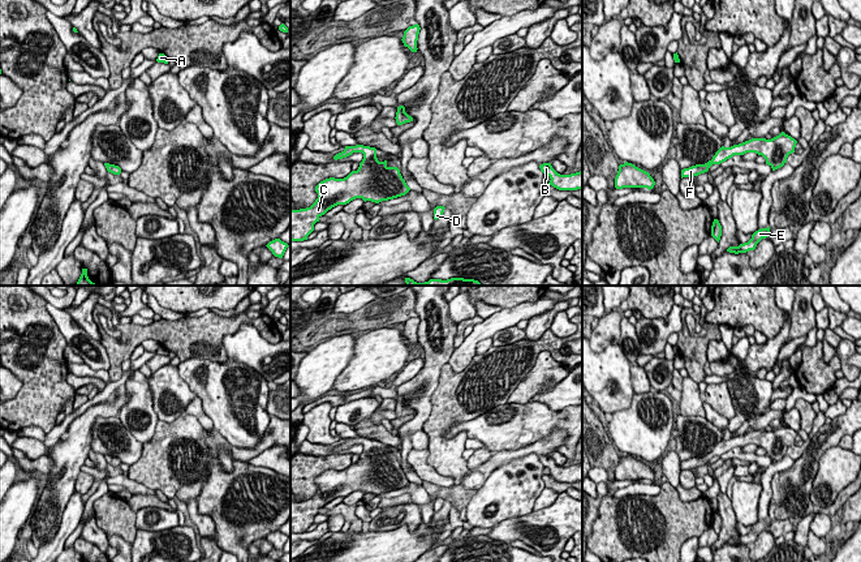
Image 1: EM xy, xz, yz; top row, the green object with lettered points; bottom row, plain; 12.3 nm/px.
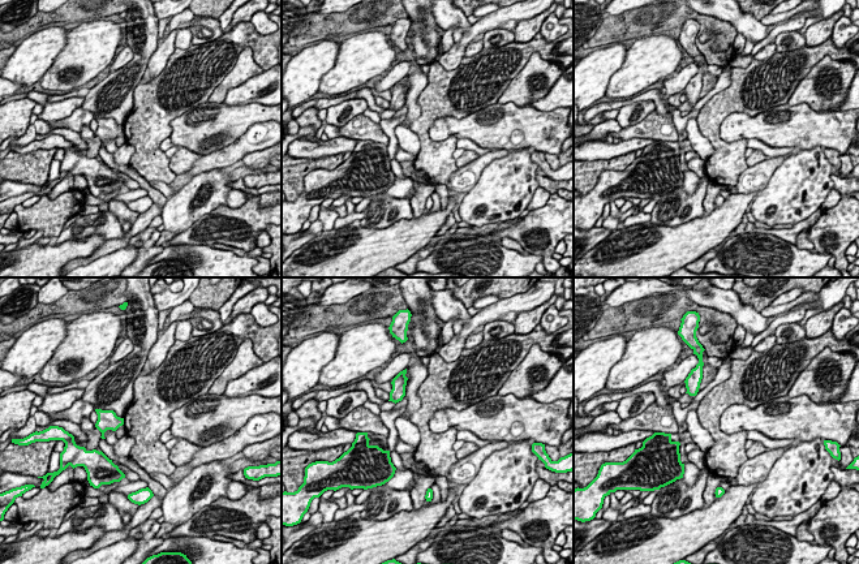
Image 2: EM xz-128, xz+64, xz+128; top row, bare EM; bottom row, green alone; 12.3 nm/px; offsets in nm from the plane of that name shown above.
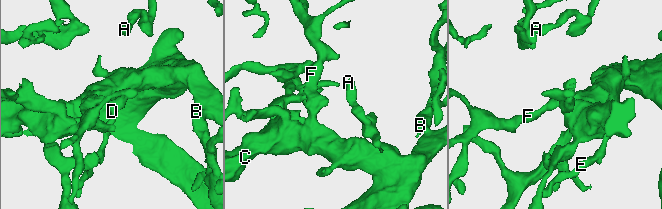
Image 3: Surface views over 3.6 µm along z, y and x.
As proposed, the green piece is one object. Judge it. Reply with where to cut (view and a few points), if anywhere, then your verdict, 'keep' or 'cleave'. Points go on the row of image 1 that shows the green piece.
cut none; keep

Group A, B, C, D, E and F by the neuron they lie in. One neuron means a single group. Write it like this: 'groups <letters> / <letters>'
groups A B C D E F

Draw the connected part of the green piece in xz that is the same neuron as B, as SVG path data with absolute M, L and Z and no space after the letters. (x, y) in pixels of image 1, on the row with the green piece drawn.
M543 163L539 168L551 179L548 184L559 190L582 189L582 171L571 175L560 175L552 168L551 163Z

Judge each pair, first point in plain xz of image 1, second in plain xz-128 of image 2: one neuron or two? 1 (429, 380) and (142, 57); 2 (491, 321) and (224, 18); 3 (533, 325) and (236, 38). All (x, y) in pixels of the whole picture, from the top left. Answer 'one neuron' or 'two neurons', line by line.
1: one neuron
2: two neurons
3: two neurons

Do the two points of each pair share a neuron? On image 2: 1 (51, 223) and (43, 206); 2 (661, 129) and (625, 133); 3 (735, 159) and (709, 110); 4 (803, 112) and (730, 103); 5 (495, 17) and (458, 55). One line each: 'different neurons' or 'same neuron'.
1: same neuron
2: same neuron
3: same neuron
4: different neurons
5: same neuron

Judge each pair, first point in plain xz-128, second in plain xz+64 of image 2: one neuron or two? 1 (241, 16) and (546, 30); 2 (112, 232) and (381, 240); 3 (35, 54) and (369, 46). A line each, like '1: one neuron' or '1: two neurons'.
1: two neurons
2: two neurons
3: two neurons

